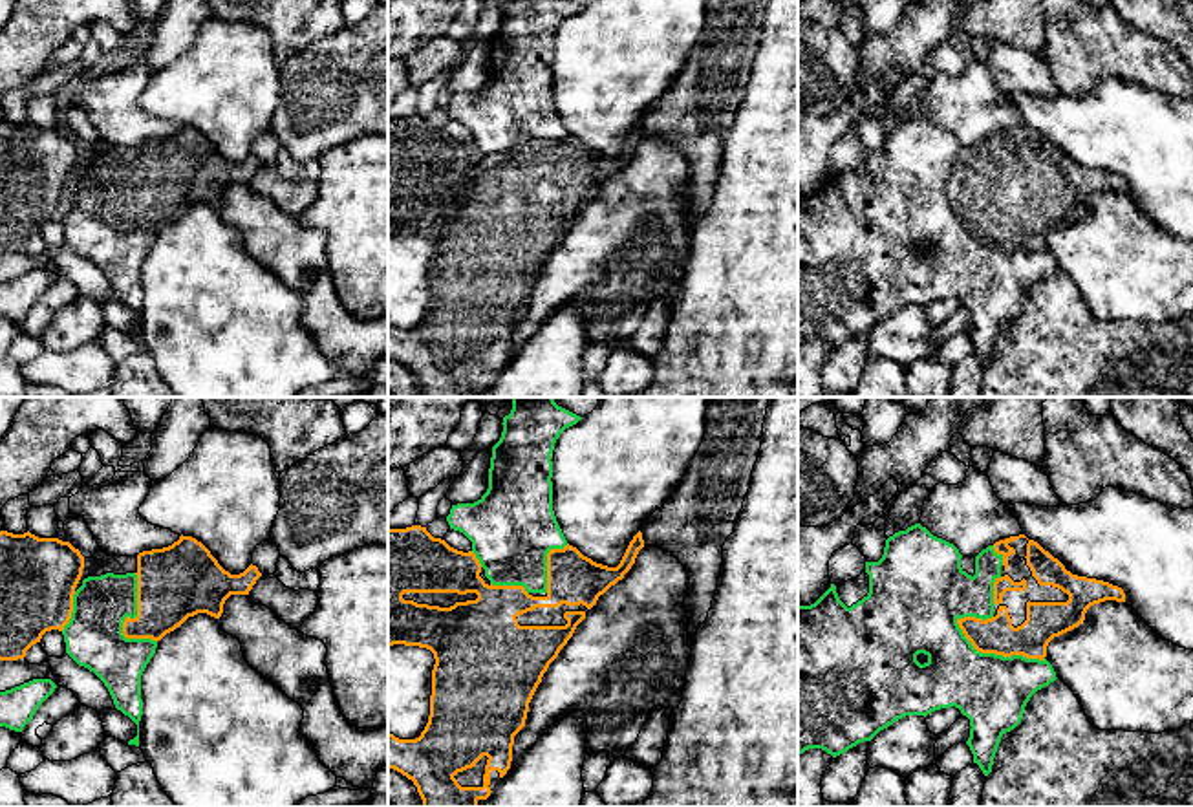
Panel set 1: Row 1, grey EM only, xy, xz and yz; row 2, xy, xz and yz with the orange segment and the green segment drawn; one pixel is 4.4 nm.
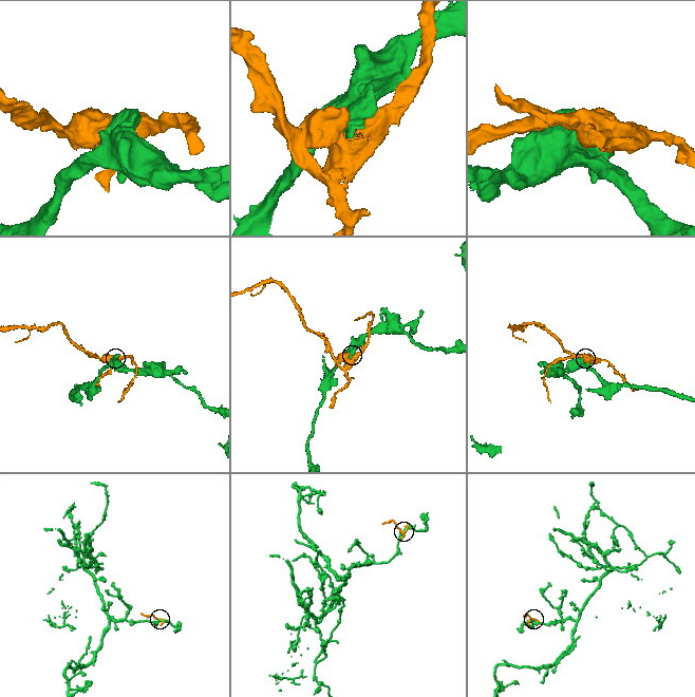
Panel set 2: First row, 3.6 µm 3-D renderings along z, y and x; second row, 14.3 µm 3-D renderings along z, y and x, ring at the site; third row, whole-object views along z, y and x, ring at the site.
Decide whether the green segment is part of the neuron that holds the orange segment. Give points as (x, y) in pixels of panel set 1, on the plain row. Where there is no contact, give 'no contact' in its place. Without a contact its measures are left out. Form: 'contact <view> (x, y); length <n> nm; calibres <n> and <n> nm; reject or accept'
contact yz (996, 244); length 440 nm; calibres 160 and 320 nm; reject

